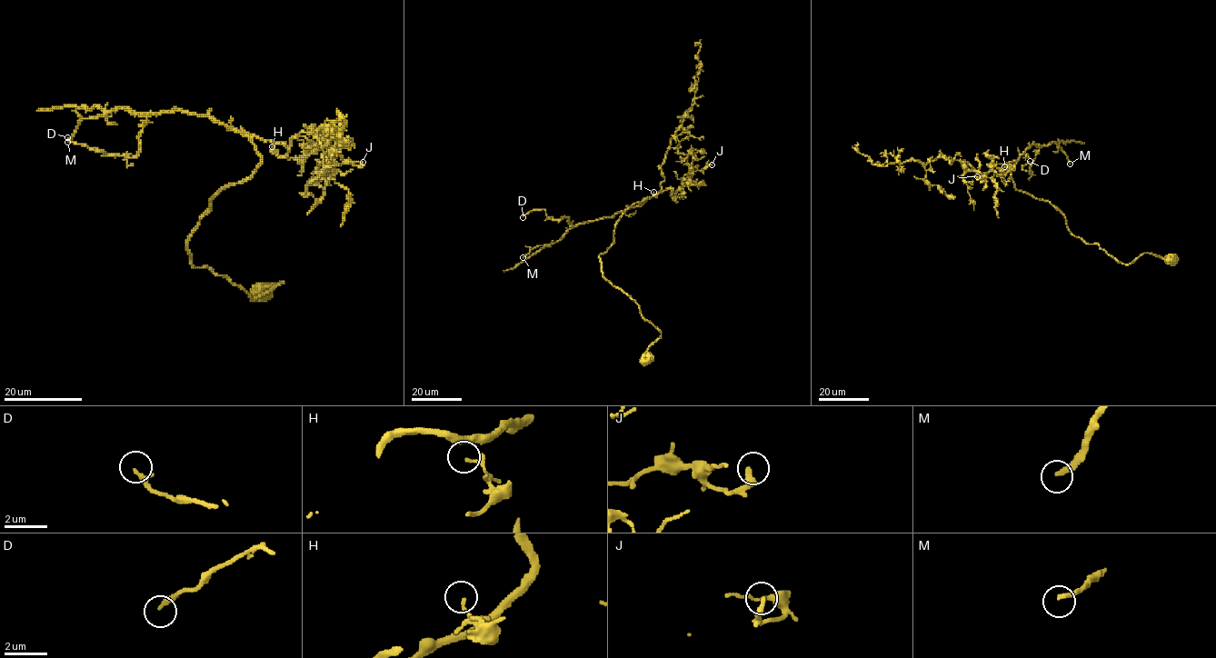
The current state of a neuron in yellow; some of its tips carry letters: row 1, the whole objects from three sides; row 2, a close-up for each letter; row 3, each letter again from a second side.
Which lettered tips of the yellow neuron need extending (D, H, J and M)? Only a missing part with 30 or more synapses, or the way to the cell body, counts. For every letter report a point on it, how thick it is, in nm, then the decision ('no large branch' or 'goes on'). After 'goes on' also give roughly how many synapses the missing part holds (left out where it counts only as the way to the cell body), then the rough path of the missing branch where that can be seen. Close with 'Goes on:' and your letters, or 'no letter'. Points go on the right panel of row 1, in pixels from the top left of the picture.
D: at (1030, 161); 200 nm thick; no large branch
H: at (1004, 166); 130 nm thick; no large branch
J: at (977, 176); 300 nm thick; no large branch
M: at (1070, 164); 200 nm thick; no large branch
Goes on: no letter

